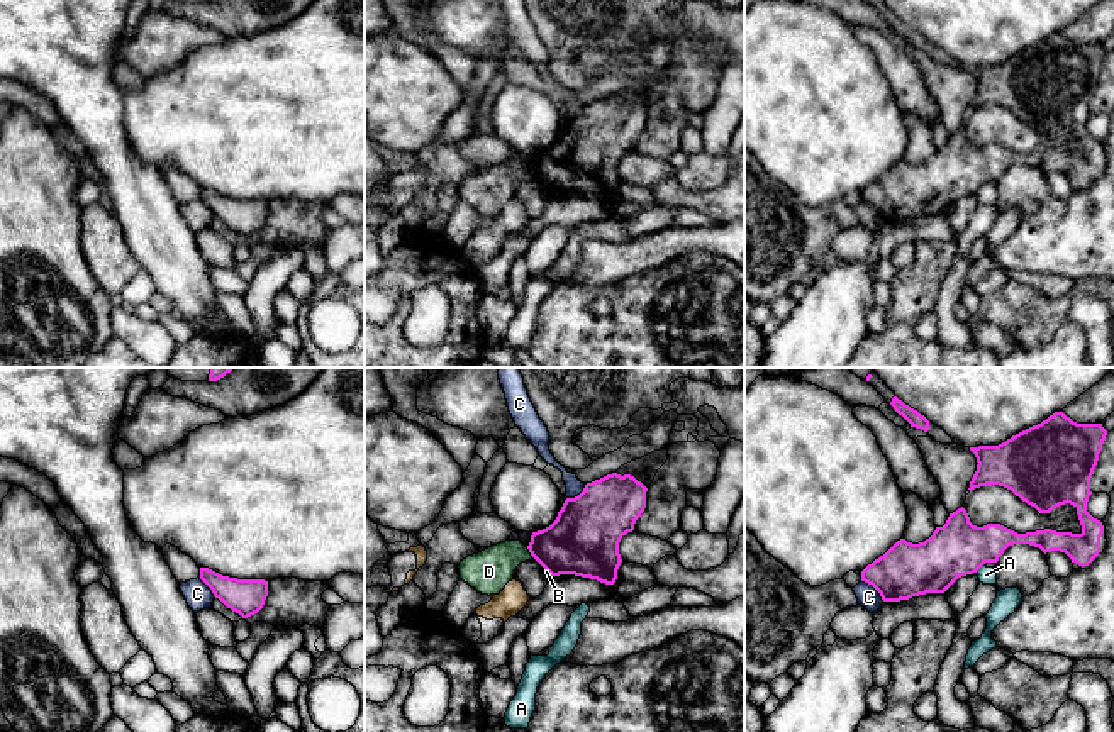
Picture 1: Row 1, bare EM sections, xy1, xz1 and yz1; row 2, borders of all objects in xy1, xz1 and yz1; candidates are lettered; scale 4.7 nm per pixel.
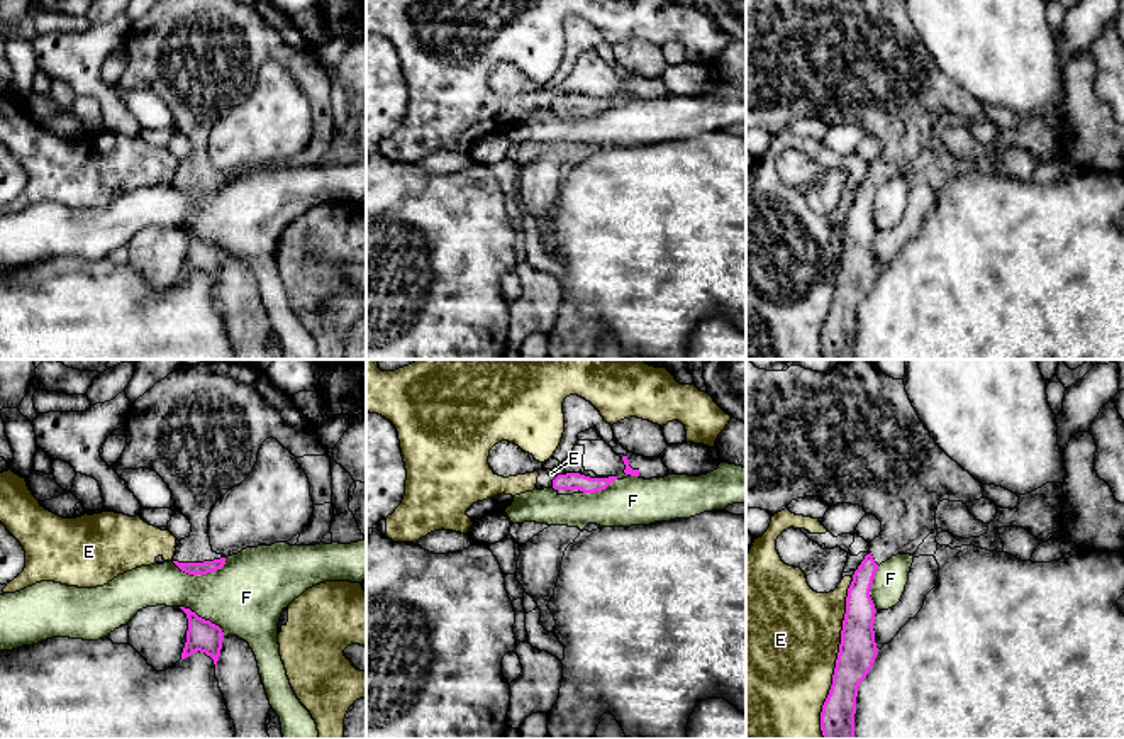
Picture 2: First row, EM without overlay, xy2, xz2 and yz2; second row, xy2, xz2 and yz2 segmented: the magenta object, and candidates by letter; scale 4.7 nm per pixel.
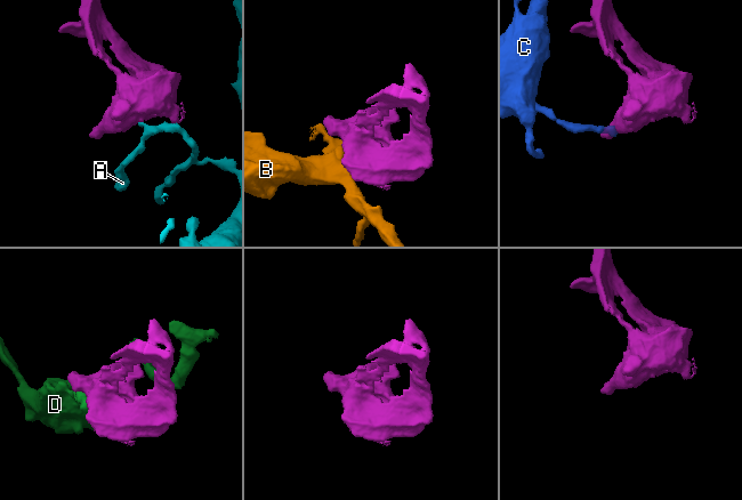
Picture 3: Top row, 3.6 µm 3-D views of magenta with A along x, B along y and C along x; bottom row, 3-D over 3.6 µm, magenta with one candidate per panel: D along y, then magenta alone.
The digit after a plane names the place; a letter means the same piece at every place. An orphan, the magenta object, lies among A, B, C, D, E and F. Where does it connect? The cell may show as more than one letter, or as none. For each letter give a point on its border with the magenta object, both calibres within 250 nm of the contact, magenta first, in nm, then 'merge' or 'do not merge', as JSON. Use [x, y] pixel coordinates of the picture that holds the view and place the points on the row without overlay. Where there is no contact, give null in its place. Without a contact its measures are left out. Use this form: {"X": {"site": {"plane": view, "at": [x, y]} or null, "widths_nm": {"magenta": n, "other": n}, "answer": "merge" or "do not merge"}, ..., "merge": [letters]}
{"A": {"site": {"plane": "yz1", "at": [979, 188]}, "widths_nm": {"magenta": 260, "other": 80}, "answer": "do not merge"}, "B": {"site": {"plane": "xz1", "at": [550, 194]}, "widths_nm": {"magenta": 340, "other": 20}, "answer": "do not merge"}, "C": {"site": {"plane": "yz1", "at": [874, 207]}, "widths_nm": {"magenta": 260, "other": 100}, "answer": "do not merge"}, "D": {"site": {"plane": "xz1", "at": [529, 171]}, "widths_nm": {"magenta": 320, "other": 200}, "answer": "do not merge"}, "E": {"site": {"plane": "yz2", "at": [838, 278]}, "widths_nm": {"magenta": 180, "other": 480}, "answer": "do not merge"}, "F": {"site": {"plane": "xy2", "at": [200, 194]}, "widths_nm": {"magenta": 60, "other": 360}, "answer": "do not merge"}, "merge": []}

